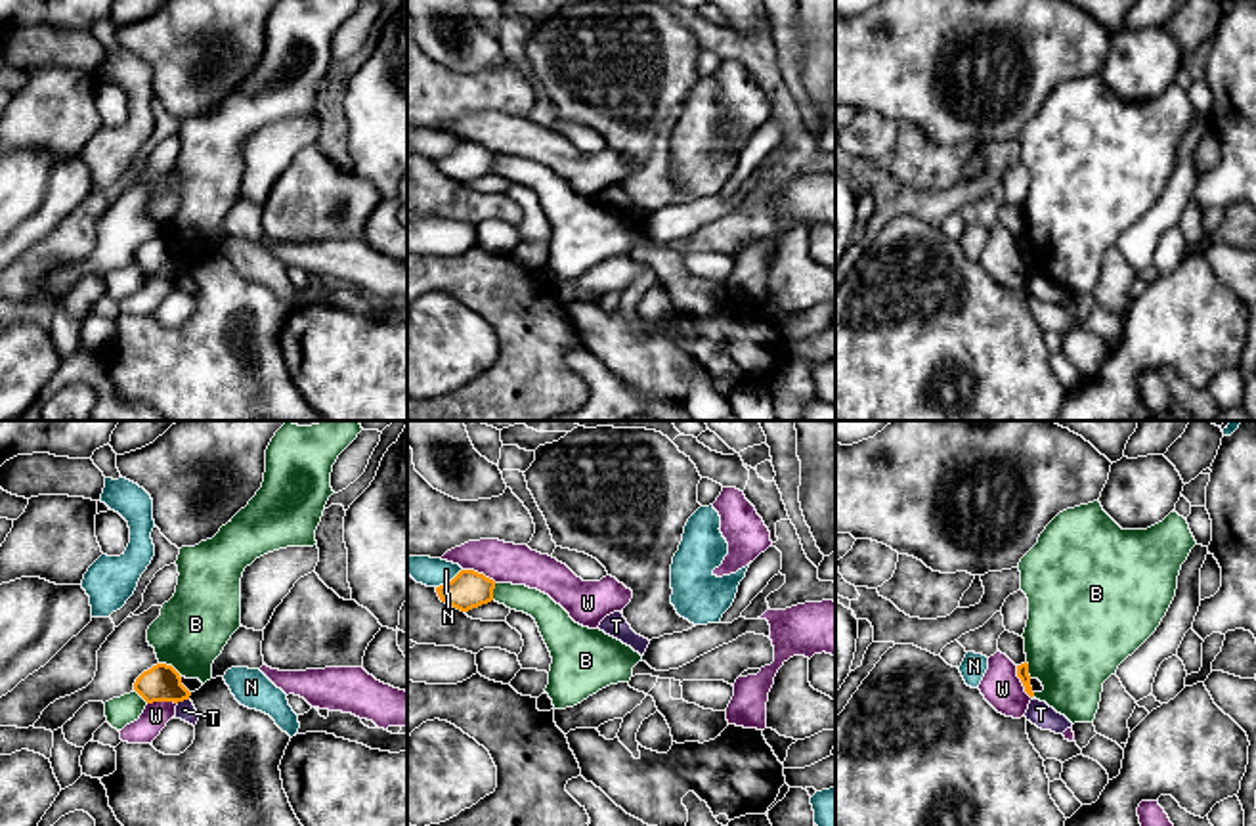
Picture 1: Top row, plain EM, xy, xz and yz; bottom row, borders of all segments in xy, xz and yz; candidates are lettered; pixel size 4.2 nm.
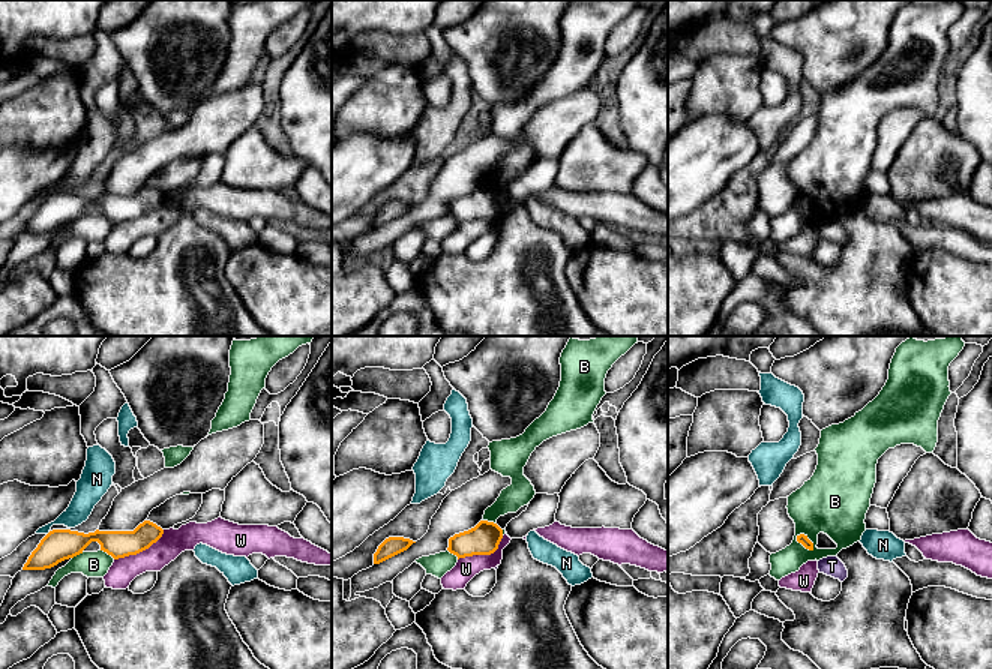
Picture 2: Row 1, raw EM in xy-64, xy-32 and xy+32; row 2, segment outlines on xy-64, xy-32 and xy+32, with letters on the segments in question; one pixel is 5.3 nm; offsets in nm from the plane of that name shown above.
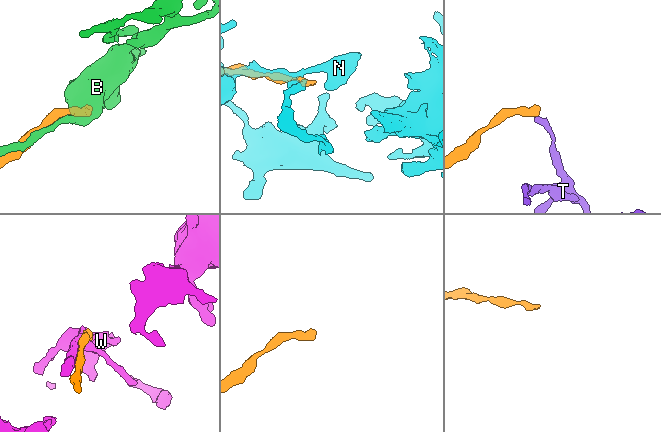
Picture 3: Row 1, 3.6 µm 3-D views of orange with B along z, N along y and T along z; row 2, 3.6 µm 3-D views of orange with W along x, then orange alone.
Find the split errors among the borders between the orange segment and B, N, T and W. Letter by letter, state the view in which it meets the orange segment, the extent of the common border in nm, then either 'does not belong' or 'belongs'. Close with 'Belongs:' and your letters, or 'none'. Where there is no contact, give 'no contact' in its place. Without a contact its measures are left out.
B: xy | 110 nm | does not belong
N: xz | 140 nm | does not belong
T: xy | 60 nm | does not belong
W: xz | 160 nm | does not belong
Belongs: none

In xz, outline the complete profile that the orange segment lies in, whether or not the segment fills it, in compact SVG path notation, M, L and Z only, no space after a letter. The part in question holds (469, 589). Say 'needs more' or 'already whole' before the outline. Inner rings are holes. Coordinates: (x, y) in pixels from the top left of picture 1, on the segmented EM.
already whole; M461 570L451 581L436 587L442 602L468 612L493 600L495 581L474 570Z

